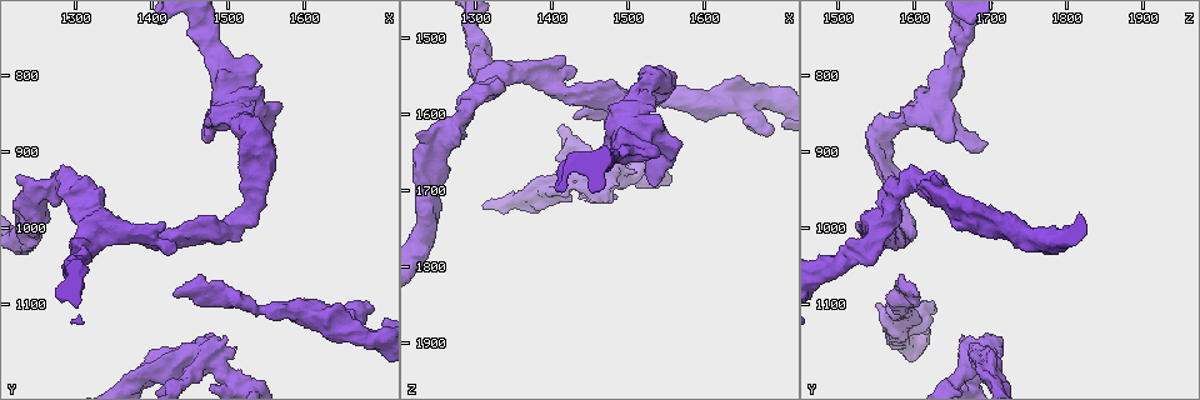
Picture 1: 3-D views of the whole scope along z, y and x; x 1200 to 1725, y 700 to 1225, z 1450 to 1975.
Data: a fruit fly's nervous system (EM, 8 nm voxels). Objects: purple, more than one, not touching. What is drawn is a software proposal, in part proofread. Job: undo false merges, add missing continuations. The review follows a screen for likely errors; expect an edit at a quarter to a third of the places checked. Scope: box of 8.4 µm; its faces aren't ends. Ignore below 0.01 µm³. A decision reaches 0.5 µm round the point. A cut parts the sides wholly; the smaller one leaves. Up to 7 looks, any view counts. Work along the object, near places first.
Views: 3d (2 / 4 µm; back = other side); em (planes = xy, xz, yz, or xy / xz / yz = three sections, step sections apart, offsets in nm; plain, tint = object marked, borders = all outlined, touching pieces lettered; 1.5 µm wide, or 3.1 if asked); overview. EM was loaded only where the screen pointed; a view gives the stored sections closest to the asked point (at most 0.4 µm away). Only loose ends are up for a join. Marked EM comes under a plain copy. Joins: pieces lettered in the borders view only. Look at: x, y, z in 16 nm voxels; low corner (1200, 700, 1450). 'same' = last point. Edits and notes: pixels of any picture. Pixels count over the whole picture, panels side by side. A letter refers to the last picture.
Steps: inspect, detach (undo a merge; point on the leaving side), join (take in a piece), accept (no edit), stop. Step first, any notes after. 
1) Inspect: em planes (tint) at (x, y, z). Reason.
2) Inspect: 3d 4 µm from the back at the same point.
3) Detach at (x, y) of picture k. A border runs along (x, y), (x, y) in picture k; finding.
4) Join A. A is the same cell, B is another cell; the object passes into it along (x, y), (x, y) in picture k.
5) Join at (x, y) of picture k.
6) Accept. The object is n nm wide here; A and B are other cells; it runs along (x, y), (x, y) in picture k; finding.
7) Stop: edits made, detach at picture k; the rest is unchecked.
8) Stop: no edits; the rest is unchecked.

Inspect: 3d 4 µm at (1480, 1010, 1575). A fork.

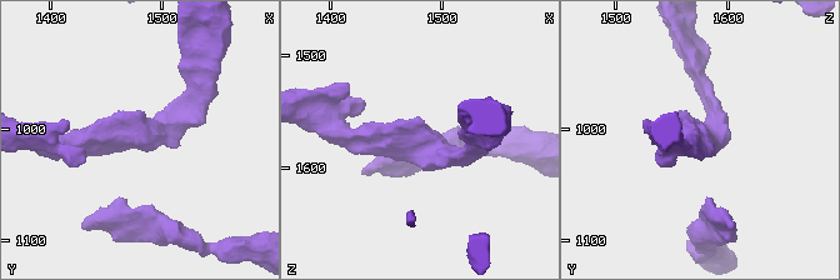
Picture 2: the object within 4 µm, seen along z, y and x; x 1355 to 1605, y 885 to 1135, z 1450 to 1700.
Inspect: em xy step 4 (tint) at (1478, 1008, 1576).

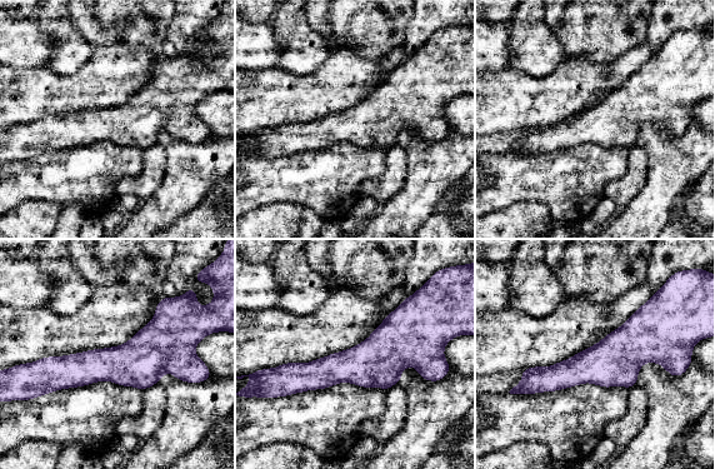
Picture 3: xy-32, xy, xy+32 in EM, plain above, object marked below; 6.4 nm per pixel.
Inspect: em xy step 4 (borders) at the same point. See the neighbours.

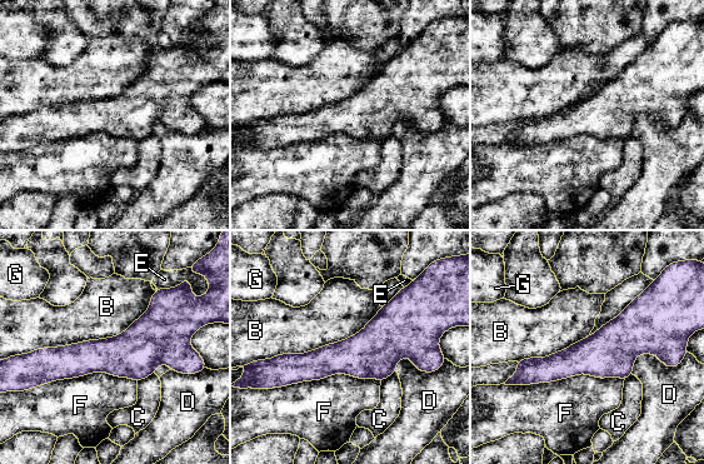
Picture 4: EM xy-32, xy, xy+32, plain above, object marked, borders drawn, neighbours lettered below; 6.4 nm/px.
Accept. The object is 240 nm wide here; B, C, D, E, F and G are other cells; it runs along (181, 345), (39, 355) in picture 4; all the same cell.

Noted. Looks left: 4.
Inspect: 3d 4 µm at (1330, 995, 1555). Four arms meet.

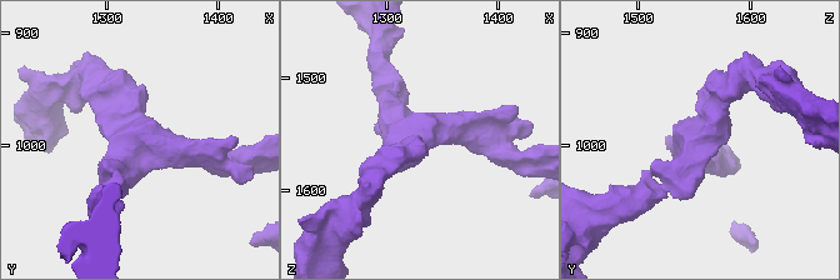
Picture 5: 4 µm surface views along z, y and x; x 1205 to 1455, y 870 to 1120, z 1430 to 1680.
Inspect: em xz step 8 (tint) at (1326, 992, 1556). 4 arms meet here; shape alone is not enough.

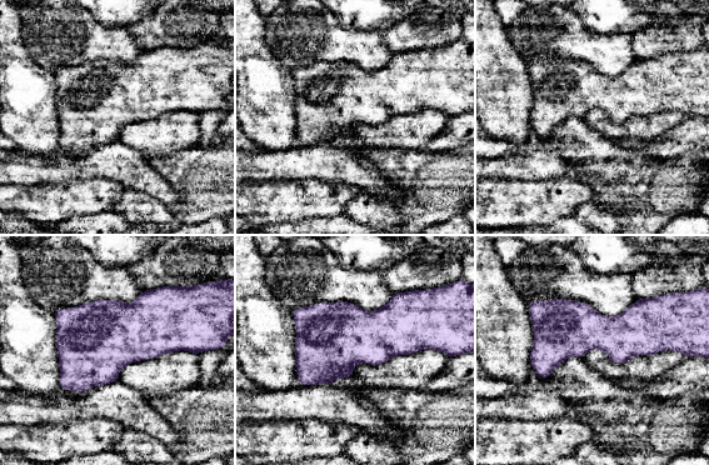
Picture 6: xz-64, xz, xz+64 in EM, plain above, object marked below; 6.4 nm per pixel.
Inspect: em planes (borders) at the same point. Cut it another way.

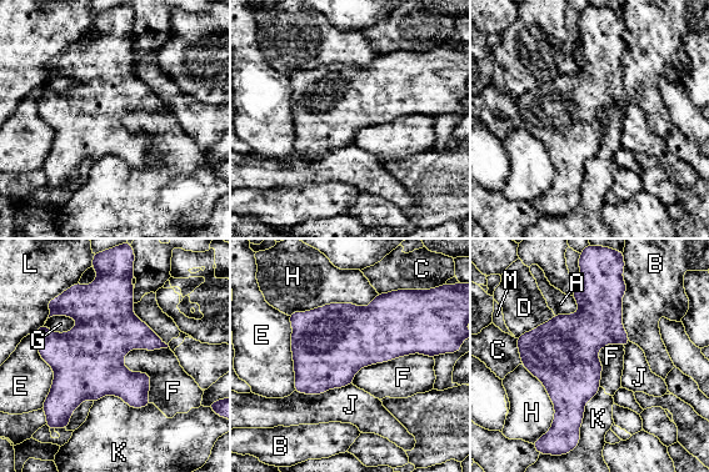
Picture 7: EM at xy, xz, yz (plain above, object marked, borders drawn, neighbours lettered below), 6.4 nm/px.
Accept. The object is 420 nm wide here; A, B, C, D, E, F, G, H, J, K, L and M are other cells; a border runs along (168, 346), (124, 357), (151, 402) in picture 7; continuous, no second cell.

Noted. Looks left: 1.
Stop: no edits; the rest is unchecked.

